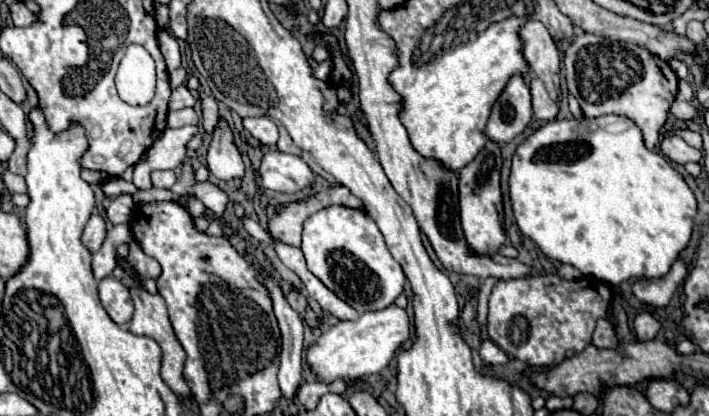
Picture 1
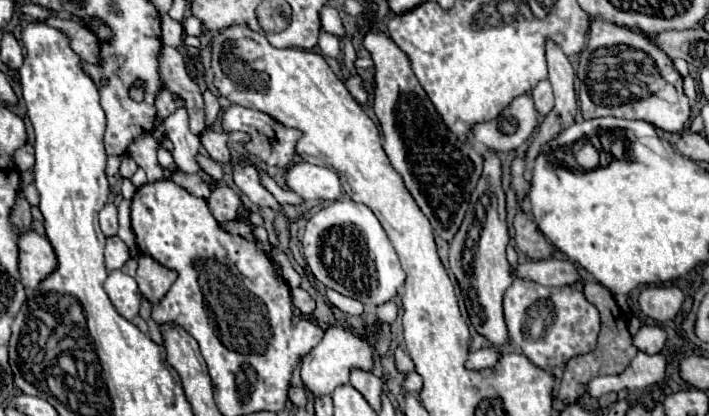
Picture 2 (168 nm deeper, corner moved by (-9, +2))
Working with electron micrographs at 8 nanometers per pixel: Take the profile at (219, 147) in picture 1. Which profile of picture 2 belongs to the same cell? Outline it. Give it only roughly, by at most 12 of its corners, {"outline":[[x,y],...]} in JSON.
{"outline":[[233,164],[233,178],[253,204],[281,210],[255,168]]}

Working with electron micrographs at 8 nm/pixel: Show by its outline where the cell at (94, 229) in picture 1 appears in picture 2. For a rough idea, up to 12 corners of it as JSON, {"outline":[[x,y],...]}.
{"outline":[[105,204],[99,212],[101,230],[105,236],[117,234],[117,208]]}

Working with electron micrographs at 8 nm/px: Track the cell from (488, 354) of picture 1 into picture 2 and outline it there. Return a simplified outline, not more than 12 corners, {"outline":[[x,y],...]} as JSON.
{"outline":[[481,348],[469,354],[469,370],[493,368],[499,360],[495,348]]}

